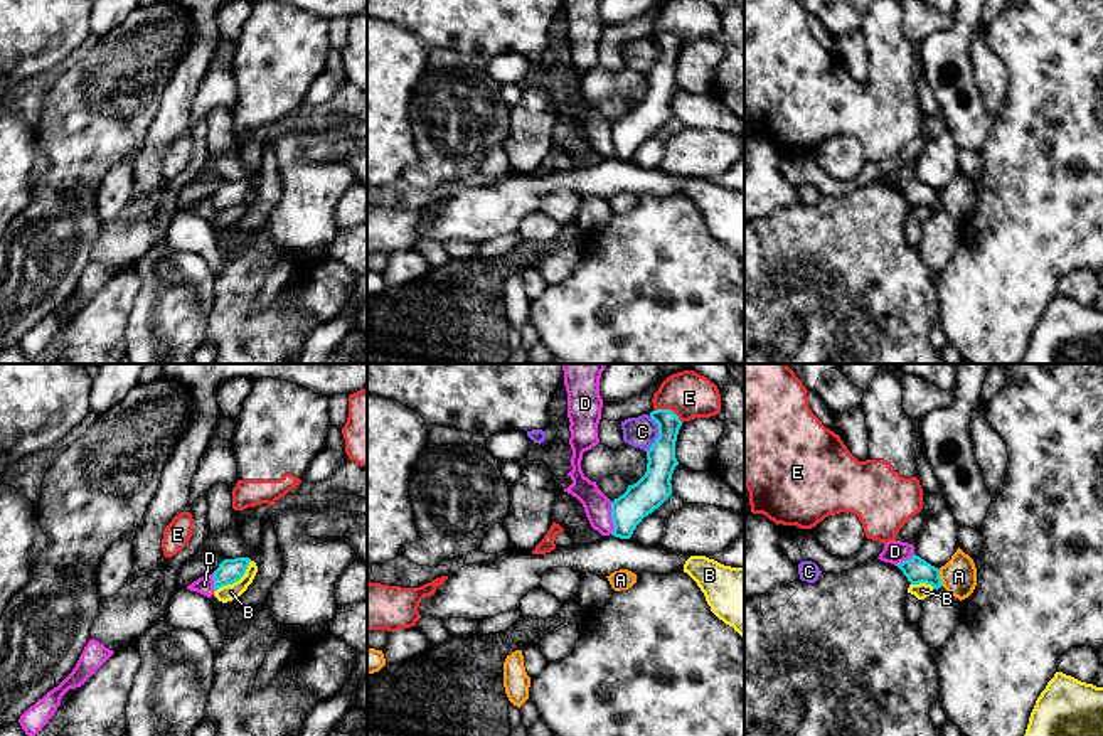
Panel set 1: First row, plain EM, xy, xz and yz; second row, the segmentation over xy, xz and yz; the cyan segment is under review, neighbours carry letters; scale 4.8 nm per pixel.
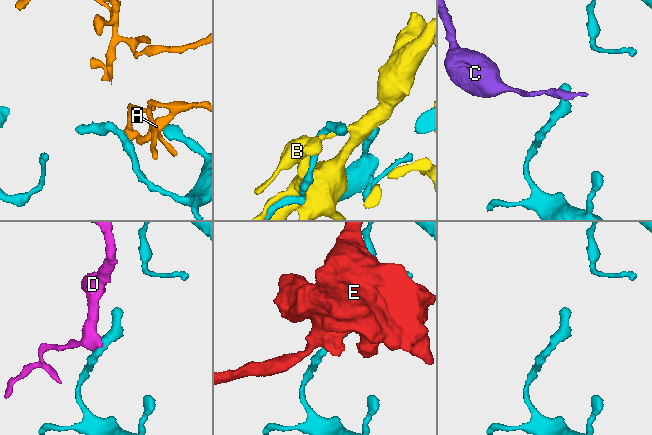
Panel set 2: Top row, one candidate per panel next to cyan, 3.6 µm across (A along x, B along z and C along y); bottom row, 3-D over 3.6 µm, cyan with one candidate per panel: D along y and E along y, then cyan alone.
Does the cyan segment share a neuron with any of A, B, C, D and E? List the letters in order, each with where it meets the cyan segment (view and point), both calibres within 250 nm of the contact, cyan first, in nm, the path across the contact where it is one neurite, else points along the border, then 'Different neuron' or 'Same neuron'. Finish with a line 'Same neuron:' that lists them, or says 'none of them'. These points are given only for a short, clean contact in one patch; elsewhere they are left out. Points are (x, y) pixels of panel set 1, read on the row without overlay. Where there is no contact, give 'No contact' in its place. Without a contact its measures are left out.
A: Touches cyan at yz (940, 201). Thickness 120 nm (cyan) against 170 nm. Different neuron
B: Touches cyan at xy (236, 202). Thickness 120 nm (cyan) against 80 nm. Different neuron
C: Touches cyan at xz (659, 58). Thickness 160 nm (cyan) against 150 nm. Boundary: xz (650, 39), (657, 48), (657, 61), (647, 74). Different neuron
D: Touches cyan at xz (612, 140). Thickness 160 nm (cyan) against 130 nm. Boundary: xz (610, 125), (612, 155). Different neuron
E: Touches cyan at xz (669, 32). Thickness 130 nm (cyan) against 200 nm. Different neuron
Same neuron: none of them

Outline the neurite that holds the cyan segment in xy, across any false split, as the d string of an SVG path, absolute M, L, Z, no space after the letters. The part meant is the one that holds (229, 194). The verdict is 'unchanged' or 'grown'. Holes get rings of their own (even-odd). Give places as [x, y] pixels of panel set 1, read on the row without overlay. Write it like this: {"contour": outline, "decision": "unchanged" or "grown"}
{"contour": "M249 180L224 182L214 194L214 212L217 214L222 209L239 204L244 199L249 185Z", "decision": "unchanged"}

